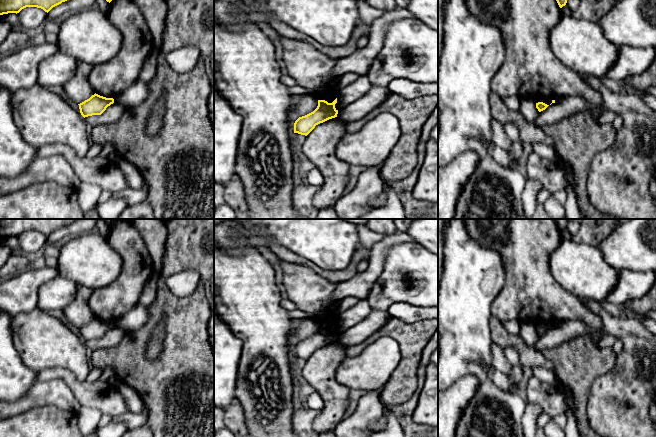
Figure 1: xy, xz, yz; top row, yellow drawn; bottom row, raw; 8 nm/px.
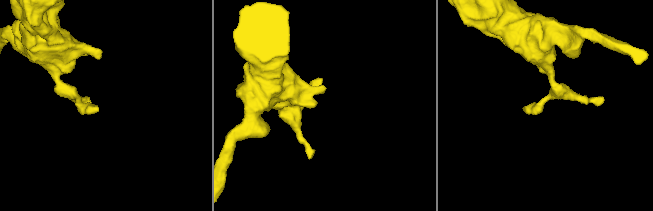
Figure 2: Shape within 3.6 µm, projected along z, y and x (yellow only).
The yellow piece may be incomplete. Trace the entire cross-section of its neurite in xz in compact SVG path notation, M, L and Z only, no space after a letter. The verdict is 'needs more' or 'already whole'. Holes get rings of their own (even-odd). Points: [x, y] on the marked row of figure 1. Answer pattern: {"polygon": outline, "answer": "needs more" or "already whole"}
{"polygon": "M337 98L332 103L328 103L325 100L318 100L318 106L313 112L299 117L295 121L294 133L307 136L316 125L337 117L338 110L335 108L336 103Z", "answer": "already whole"}

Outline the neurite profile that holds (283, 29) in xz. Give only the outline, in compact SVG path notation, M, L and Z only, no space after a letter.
M269 18L270 25L279 35L295 40L302 40L310 43L313 47L318 49L330 58L337 60L346 58L353 54L357 49L357 41L365 34L368 26L365 23L359 22L355 27L352 36L347 44L341 47L328 47L316 42L314 39L306 36L304 33L290 27L289 25L277 20L276 18Z

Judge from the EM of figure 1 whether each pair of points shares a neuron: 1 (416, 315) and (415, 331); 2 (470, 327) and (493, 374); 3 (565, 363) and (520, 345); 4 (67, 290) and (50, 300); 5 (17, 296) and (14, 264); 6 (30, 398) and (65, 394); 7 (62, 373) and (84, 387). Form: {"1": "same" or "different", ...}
{"1": "different", "2": "different", "3": "different", "4": "same", "5": "different", "6": "same", "7": "same"}

